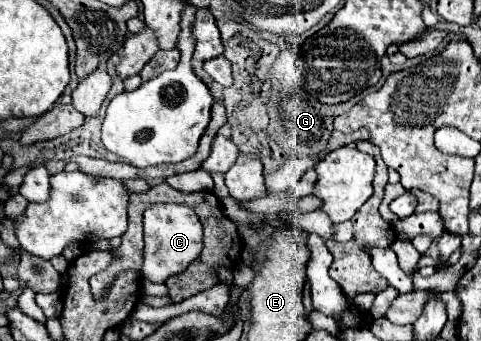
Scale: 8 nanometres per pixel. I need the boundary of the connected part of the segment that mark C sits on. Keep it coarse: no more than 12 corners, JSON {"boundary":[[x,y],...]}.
{"boundary":[[183,204],[145,210],[141,278],[183,272],[203,250],[197,214]]}

